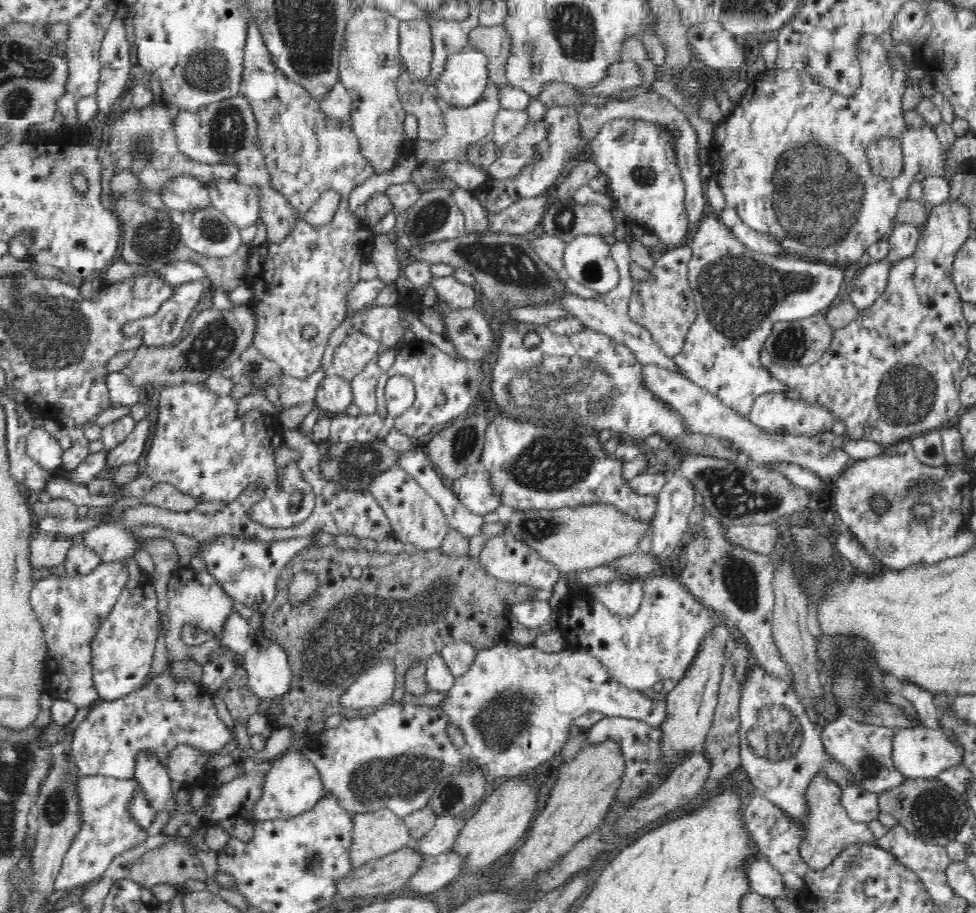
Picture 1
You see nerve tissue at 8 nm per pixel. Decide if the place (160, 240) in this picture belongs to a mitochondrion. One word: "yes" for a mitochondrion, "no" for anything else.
yes

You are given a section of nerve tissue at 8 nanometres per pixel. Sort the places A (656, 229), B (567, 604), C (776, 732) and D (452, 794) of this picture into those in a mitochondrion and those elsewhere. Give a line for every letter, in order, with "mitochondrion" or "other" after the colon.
A: other
B: other
C: mitochondrion
D: mitochondrion

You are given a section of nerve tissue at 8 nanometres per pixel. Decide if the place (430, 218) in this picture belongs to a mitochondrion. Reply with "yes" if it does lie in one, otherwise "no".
yes

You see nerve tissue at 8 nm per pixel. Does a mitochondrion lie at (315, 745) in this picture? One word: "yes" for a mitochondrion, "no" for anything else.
no

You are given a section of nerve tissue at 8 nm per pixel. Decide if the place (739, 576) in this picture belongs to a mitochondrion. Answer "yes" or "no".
yes

